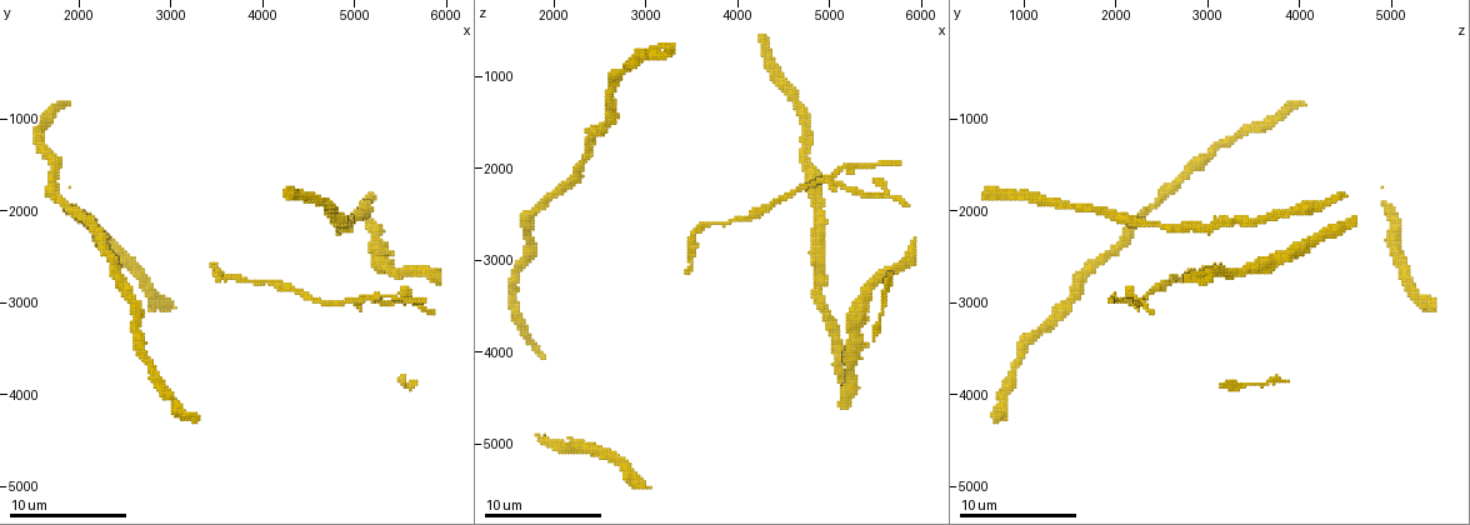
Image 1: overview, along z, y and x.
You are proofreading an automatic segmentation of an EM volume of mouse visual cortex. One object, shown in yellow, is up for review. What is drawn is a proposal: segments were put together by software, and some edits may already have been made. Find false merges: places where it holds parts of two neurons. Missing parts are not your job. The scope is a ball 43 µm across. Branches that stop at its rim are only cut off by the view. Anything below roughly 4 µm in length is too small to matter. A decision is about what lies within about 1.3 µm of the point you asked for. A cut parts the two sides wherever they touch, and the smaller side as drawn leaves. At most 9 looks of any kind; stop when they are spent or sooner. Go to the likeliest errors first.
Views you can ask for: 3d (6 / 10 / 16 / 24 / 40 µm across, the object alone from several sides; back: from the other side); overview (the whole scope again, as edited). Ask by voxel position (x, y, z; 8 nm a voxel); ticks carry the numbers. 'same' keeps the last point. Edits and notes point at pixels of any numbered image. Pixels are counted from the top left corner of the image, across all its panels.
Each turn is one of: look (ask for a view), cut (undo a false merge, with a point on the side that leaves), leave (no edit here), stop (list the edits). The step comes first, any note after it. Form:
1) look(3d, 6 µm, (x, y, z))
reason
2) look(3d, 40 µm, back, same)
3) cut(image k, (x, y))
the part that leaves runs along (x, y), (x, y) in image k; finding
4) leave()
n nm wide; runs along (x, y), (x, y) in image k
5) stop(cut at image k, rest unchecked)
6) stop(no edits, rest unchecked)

look(3d, 10 µm, (5050, 3000, 2100))
four arms meet

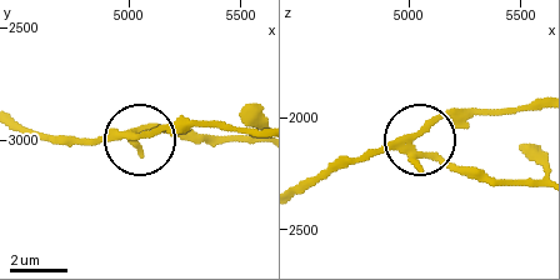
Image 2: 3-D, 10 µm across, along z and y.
look(3d, 10 µm, back, (5010, 2960, 2110))
from behind

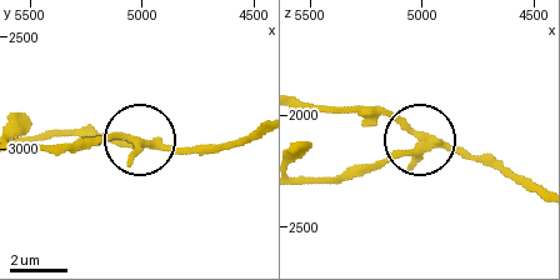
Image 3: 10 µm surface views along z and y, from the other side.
leave()
side arm 7 µm; runs along (535, 189), (428, 146), (366, 108) in image 3; continuous, no second neuron

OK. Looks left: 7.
look(3d, 10 µm, (2250, 2300, 2050))

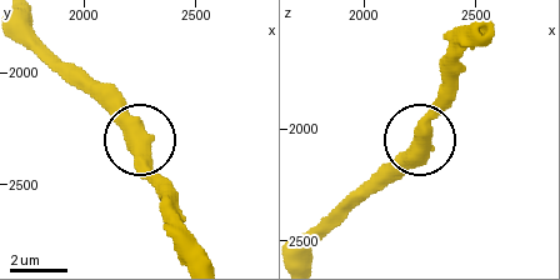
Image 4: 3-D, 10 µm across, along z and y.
leave()
one neuron here

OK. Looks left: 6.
look(3d, 16 µm, (4850, 2100, 3400))
sudden change in width

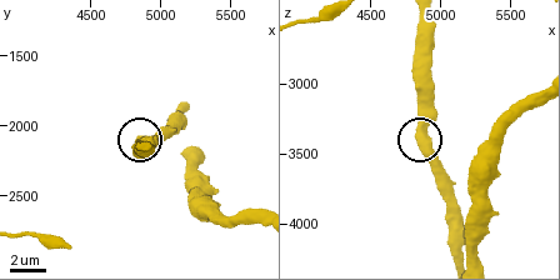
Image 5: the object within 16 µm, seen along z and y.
leave()
one neuron here

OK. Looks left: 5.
look(3d, 10 µm, (4450, 2900, 2350))

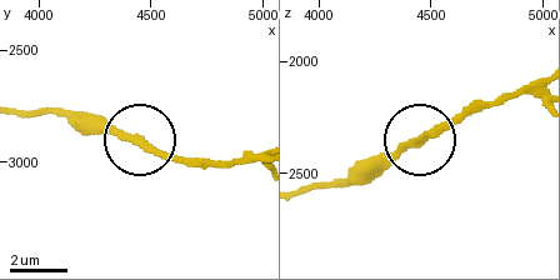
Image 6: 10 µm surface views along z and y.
look(3d, 6 µm, (4450, 2900, 2350))

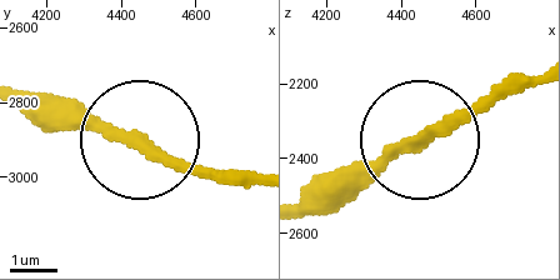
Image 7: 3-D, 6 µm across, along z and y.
leave()
continuous, no second neuron

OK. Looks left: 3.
stop(no edits, rest unchecked)

